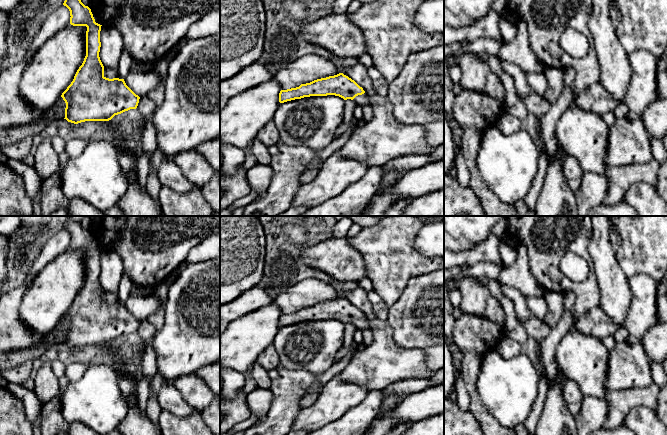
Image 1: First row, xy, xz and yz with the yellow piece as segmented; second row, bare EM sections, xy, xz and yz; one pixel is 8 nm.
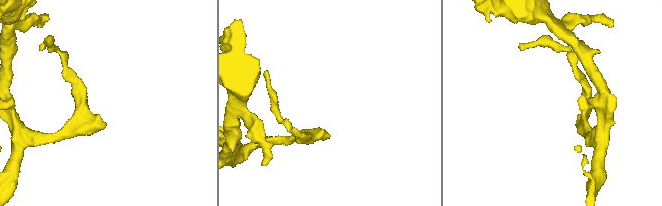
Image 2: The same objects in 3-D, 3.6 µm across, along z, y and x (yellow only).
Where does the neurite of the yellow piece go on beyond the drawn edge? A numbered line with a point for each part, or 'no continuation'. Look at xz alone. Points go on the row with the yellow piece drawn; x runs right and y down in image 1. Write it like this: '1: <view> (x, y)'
1: xz (362, 100)

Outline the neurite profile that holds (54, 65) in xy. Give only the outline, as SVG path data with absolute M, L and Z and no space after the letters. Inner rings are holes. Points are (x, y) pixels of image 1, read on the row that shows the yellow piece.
M68 24L25 67L19 91L37 114L52 107L73 81L86 56L86 31L86 26Z

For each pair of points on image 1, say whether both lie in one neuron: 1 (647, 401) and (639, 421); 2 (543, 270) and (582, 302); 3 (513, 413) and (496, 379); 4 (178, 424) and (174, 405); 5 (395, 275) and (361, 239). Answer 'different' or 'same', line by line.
1: different
2: same
3: same
4: different
5: same

